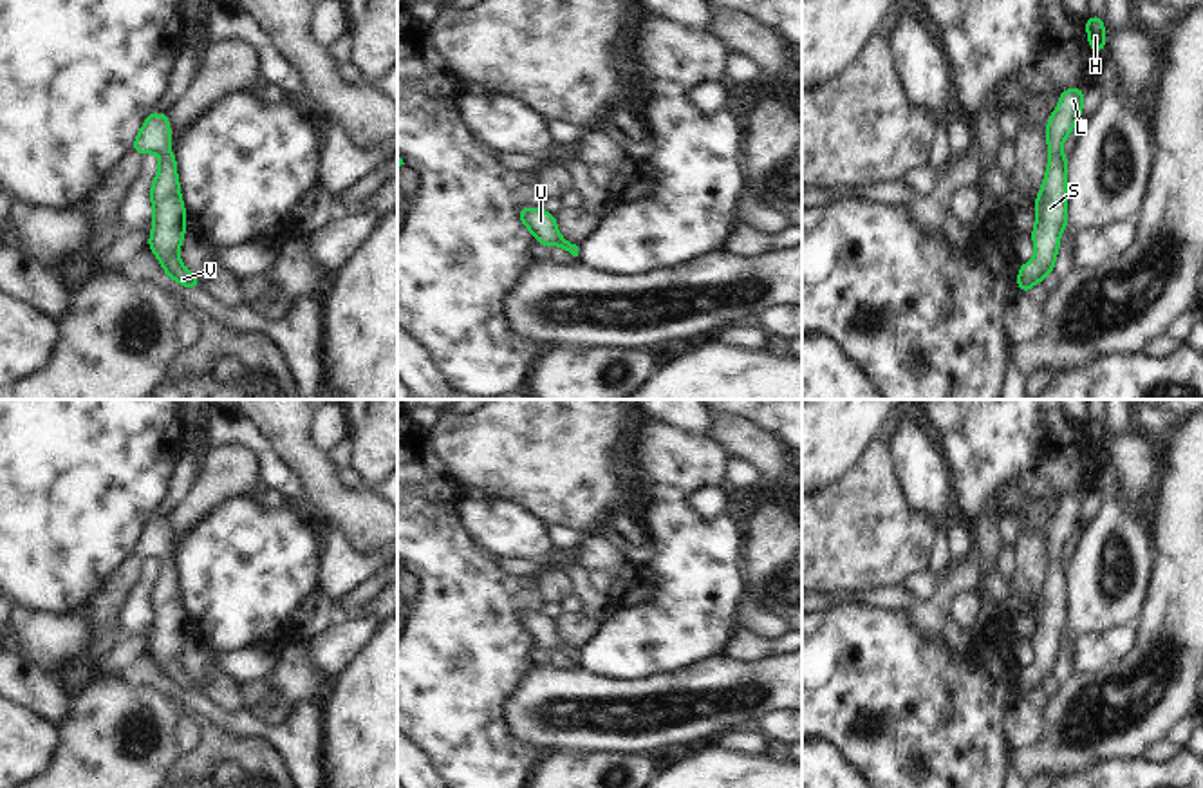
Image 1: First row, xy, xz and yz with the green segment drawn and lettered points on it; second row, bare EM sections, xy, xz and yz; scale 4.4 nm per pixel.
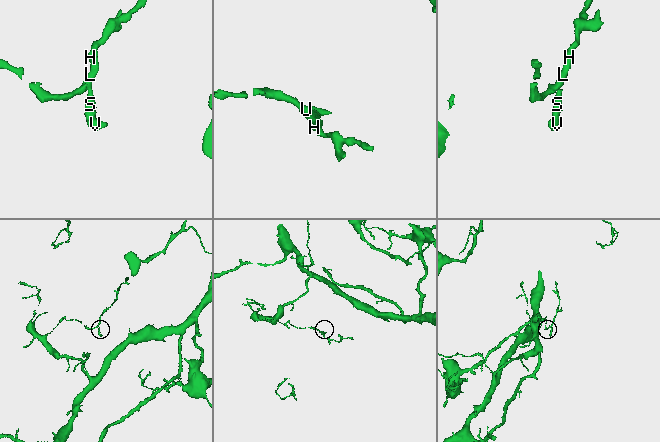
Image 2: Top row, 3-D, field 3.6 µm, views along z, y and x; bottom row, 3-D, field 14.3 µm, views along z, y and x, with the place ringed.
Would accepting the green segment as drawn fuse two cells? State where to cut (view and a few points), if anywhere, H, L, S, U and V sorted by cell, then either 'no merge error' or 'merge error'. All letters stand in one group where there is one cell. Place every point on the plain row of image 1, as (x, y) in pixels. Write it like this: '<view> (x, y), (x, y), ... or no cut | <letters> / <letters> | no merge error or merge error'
no cut | H L S U V | no merge error

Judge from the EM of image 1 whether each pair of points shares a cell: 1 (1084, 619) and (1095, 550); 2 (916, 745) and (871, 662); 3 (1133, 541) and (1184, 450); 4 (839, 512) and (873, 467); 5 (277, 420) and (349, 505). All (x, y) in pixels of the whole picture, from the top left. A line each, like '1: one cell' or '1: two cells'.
1: one cell
2: one cell
3: two cells
4: one cell
5: one cell

